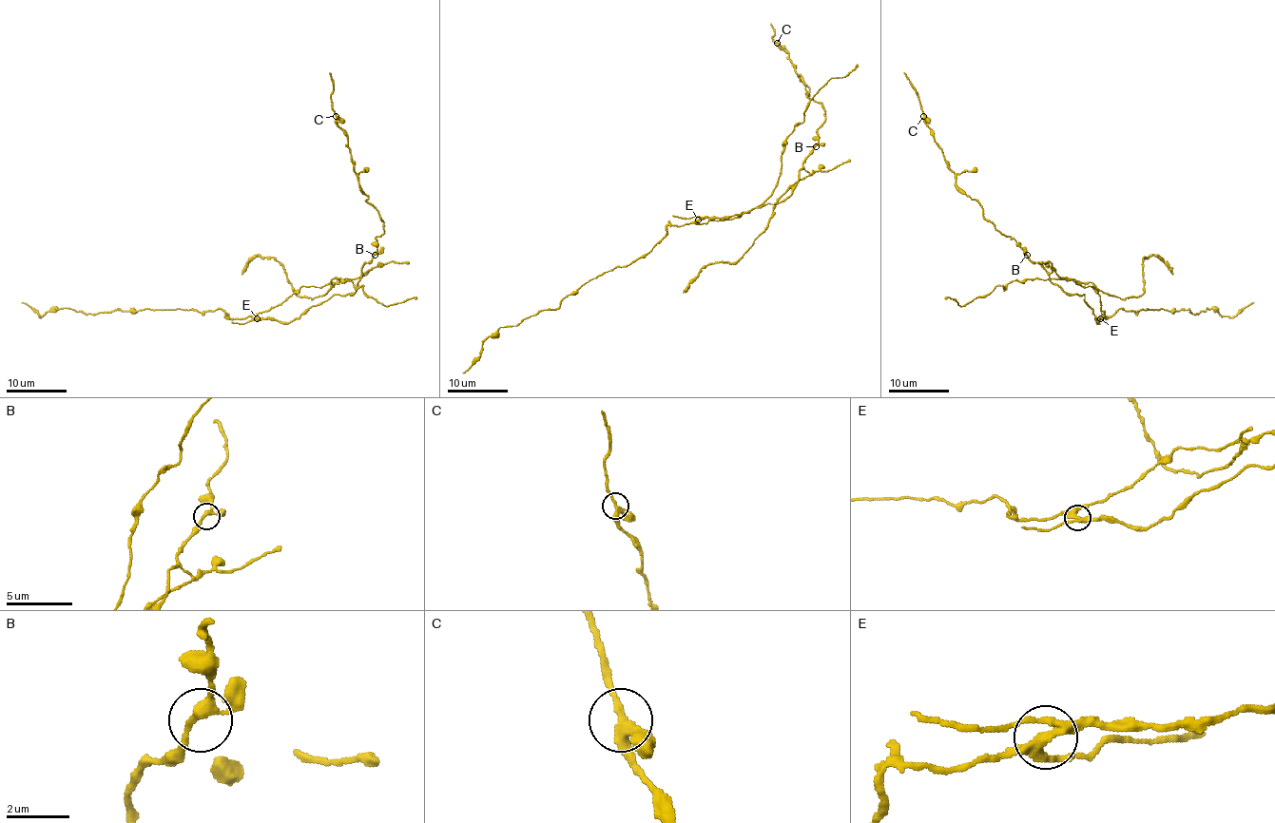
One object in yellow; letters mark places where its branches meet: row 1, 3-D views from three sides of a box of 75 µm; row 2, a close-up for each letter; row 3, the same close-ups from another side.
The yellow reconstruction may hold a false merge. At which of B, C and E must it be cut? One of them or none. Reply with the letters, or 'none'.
E

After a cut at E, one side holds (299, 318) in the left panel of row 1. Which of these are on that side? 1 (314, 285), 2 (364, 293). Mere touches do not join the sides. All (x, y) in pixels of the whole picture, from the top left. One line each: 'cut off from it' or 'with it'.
1: cut off from it
2: cut off from it

